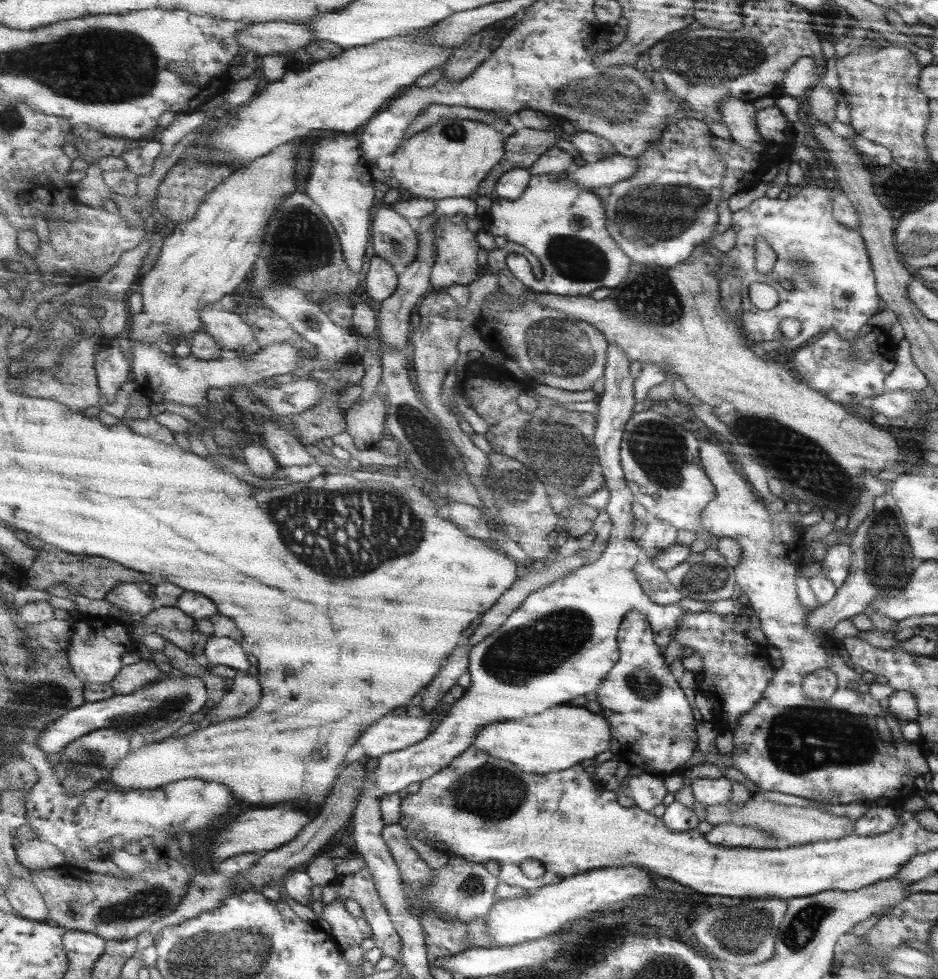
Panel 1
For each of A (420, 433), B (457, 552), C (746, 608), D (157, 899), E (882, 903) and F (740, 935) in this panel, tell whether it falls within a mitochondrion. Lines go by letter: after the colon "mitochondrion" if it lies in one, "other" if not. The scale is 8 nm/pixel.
A: mitochondrion
B: other
C: other
D: mitochondrion
E: other
F: mitochondrion

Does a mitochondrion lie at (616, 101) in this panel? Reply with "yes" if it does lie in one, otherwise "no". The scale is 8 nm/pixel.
yes

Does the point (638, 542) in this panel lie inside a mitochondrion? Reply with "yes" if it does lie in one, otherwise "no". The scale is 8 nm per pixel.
no

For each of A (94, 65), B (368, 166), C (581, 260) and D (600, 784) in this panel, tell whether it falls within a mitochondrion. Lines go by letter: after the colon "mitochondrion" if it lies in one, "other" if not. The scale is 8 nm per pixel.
A: mitochondrion
B: other
C: mitochondrion
D: other

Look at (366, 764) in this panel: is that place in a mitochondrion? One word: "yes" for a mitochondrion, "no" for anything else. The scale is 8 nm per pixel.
no

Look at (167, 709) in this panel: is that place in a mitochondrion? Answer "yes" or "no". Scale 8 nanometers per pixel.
yes

